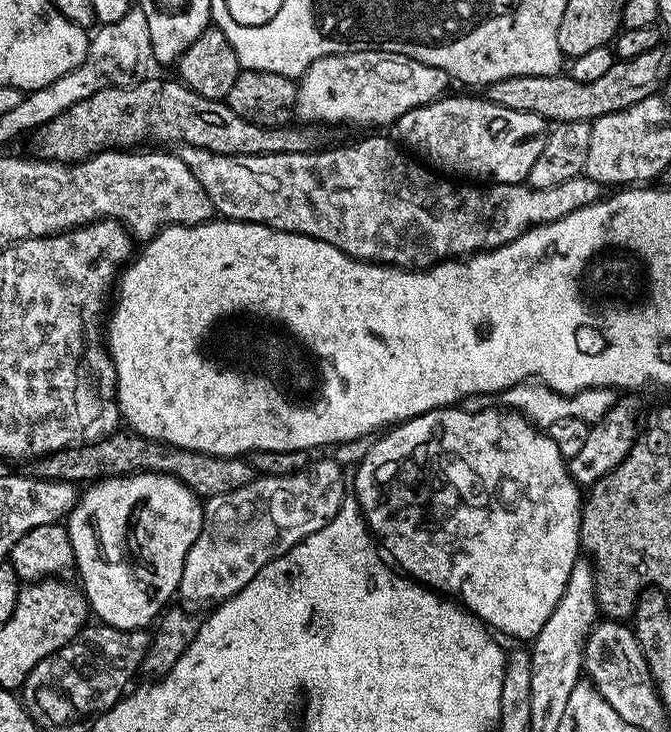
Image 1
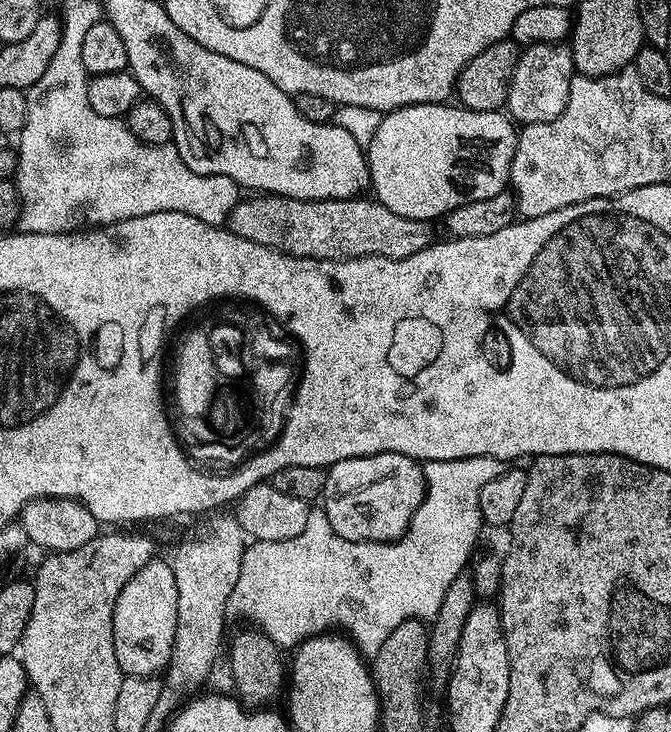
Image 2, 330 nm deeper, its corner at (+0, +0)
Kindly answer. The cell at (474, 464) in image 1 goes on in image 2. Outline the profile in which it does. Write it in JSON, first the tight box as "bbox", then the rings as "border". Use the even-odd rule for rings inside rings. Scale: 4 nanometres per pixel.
{"bbox":[322,452,424,540],"border":[[[393,452],[346,458],[327,469],[322,497],[324,517],[347,540],[399,540],[424,500],[424,470],[417,461]]]}

